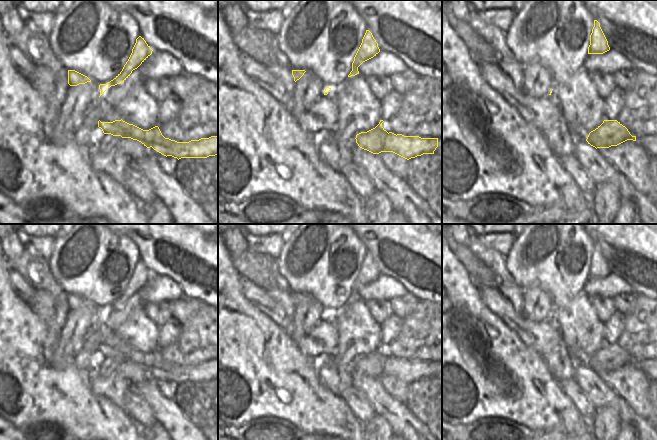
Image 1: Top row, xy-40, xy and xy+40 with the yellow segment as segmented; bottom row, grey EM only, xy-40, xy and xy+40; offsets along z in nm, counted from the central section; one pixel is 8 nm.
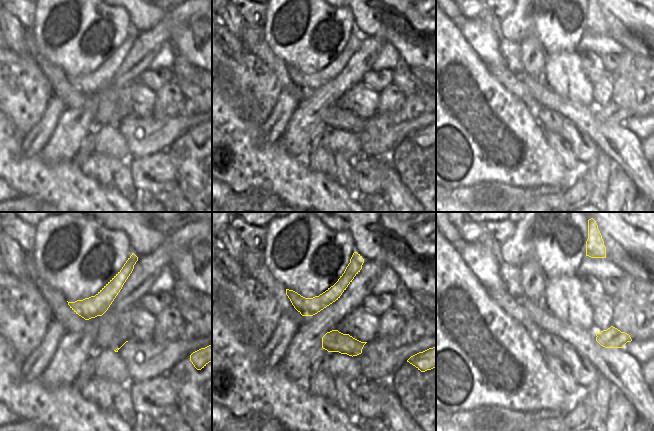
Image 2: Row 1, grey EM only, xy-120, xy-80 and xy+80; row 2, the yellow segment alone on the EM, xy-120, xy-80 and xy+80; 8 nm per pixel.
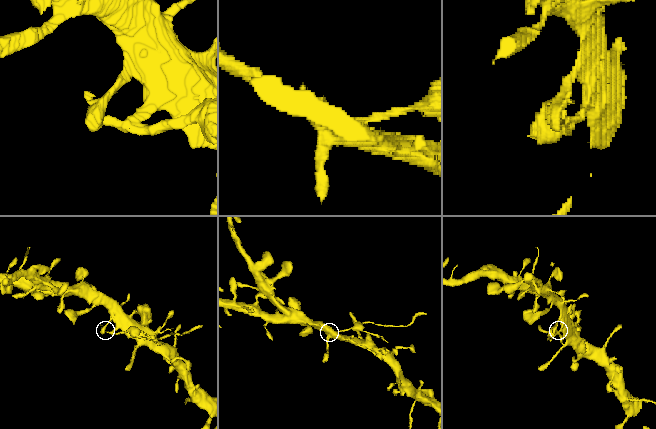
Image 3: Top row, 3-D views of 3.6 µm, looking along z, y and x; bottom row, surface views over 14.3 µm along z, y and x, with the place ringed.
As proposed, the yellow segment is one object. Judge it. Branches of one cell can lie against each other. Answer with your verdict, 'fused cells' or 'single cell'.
fused cells

